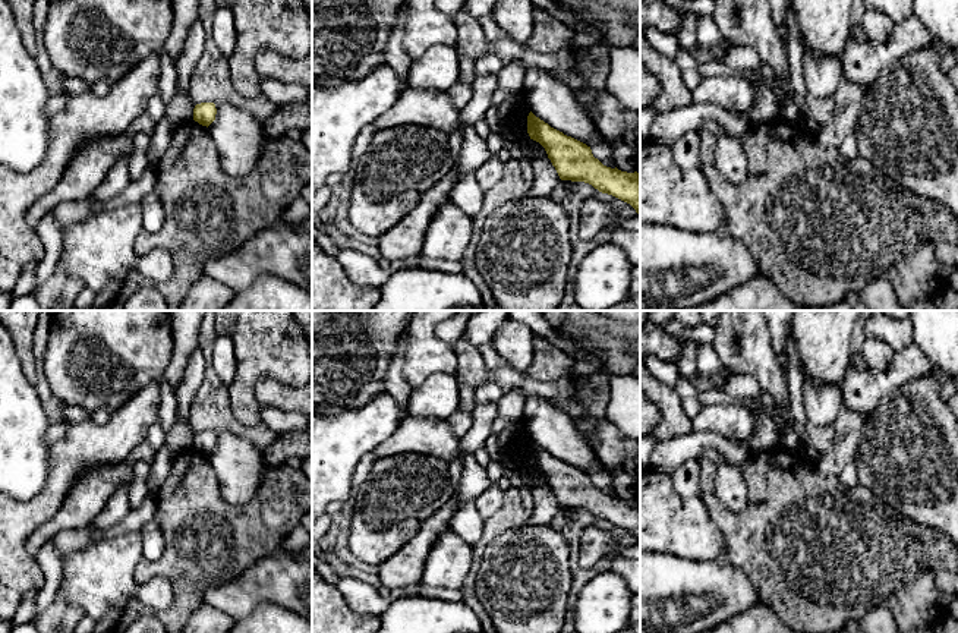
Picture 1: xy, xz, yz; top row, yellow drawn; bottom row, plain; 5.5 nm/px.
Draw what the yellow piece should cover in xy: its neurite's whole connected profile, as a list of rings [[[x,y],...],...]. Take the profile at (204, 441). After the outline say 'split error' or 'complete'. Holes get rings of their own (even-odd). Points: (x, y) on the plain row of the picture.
[[[201,431],[193,437],[193,448],[202,454],[209,454],[215,448],[217,437],[214,431]]]; complete

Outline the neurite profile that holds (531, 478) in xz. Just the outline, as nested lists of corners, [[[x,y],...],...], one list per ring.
[[[527,467],[521,469],[520,472],[521,472],[521,482],[526,489],[548,486],[545,476],[539,470]]]

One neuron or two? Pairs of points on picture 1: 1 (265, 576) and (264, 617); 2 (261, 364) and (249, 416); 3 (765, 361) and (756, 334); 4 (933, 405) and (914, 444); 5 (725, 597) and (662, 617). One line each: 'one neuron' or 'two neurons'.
1: two neurons
2: one neuron
3: one neuron
4: one neuron
5: one neuron

